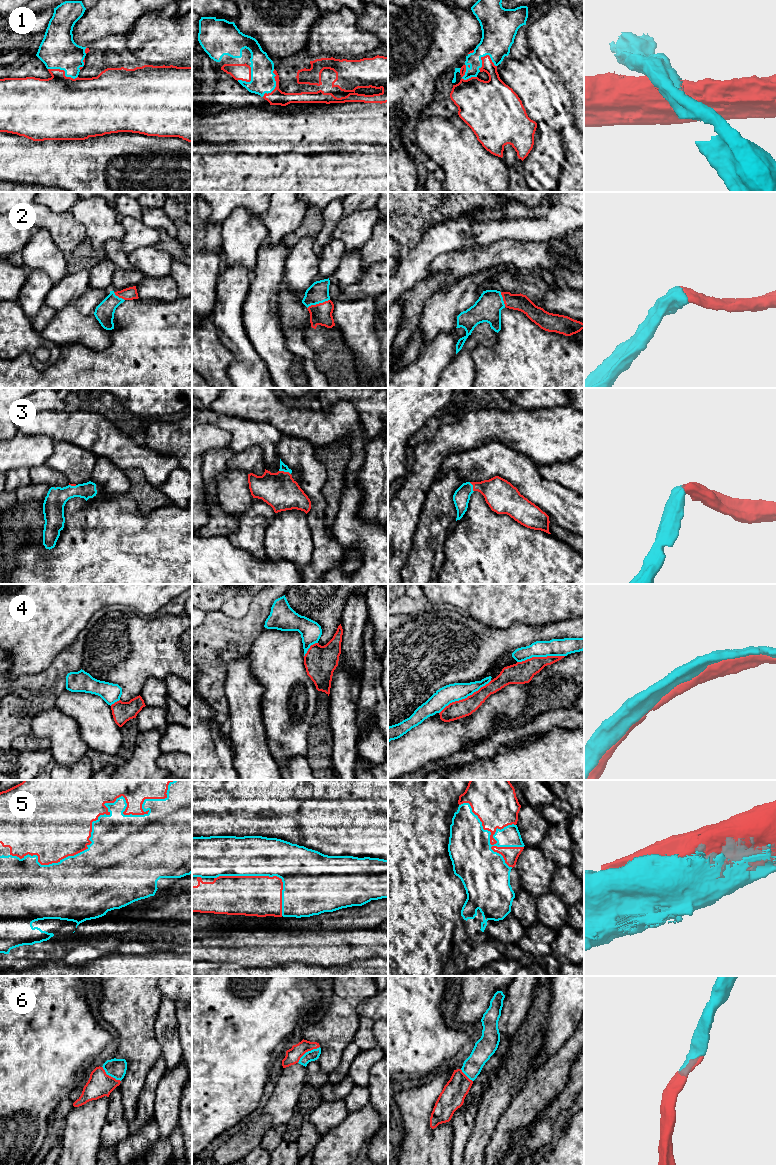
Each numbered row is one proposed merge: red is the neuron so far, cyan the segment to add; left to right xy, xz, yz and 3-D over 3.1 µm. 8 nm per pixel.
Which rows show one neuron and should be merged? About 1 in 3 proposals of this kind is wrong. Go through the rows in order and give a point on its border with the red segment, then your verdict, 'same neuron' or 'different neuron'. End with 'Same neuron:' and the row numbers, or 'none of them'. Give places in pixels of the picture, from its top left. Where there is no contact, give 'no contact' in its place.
1: meets red in yz at (489, 57); different neuron
2: meets red in xz at (319, 303); same neuron
3: meets red in xz at (285, 472); same neuron
4: meets red in yz at (465, 698); different neuron
5: meets red in xy at (107, 814); same neuron
6: meets red in xz at (307, 1051); same neuron
Same neuron: 2, 3, 5, 6

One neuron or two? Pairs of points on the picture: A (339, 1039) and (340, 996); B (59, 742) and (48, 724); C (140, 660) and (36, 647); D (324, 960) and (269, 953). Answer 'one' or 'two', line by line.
A: one
B: one
C: two
D: one

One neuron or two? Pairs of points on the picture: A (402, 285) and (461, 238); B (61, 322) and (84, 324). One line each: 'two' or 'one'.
A: one
B: one

